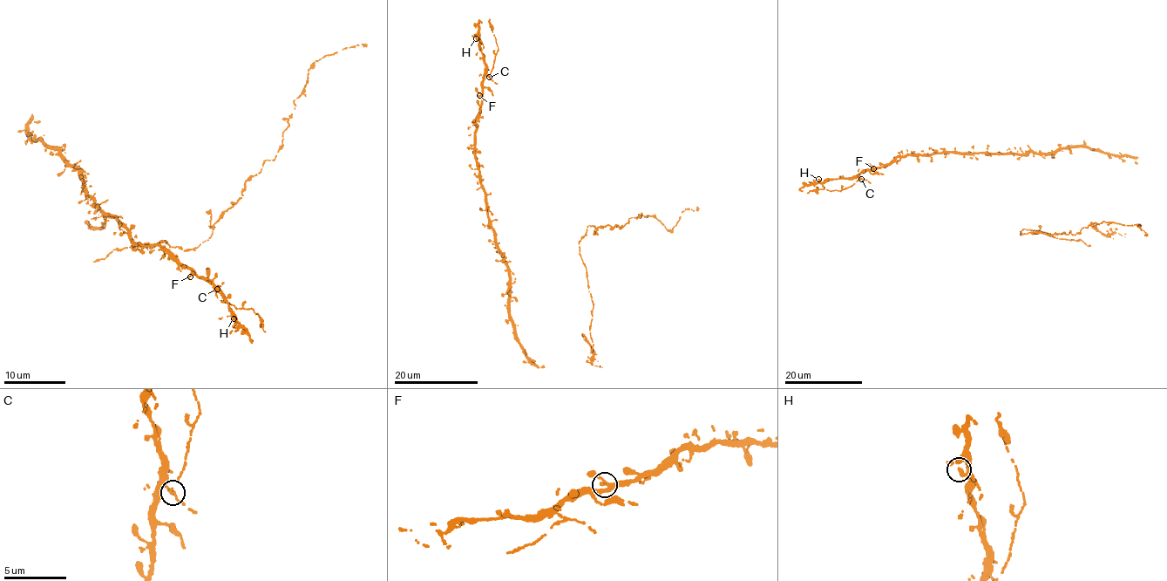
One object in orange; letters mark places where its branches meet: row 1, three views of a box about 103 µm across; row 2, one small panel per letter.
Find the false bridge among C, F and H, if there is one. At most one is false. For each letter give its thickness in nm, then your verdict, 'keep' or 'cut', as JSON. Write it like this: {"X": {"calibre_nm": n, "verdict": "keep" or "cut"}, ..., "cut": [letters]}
{"C": {"calibre_nm": 200, "verdict": "cut"}, "F": {"calibre_nm": 200, "verdict": "keep"}, "H": {"calibre_nm": 360, "verdict": "keep"}, "cut": ["C"]}

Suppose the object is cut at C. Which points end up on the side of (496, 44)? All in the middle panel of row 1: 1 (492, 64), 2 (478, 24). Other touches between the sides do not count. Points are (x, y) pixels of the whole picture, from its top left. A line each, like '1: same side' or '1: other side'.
1: same side
2: other side

